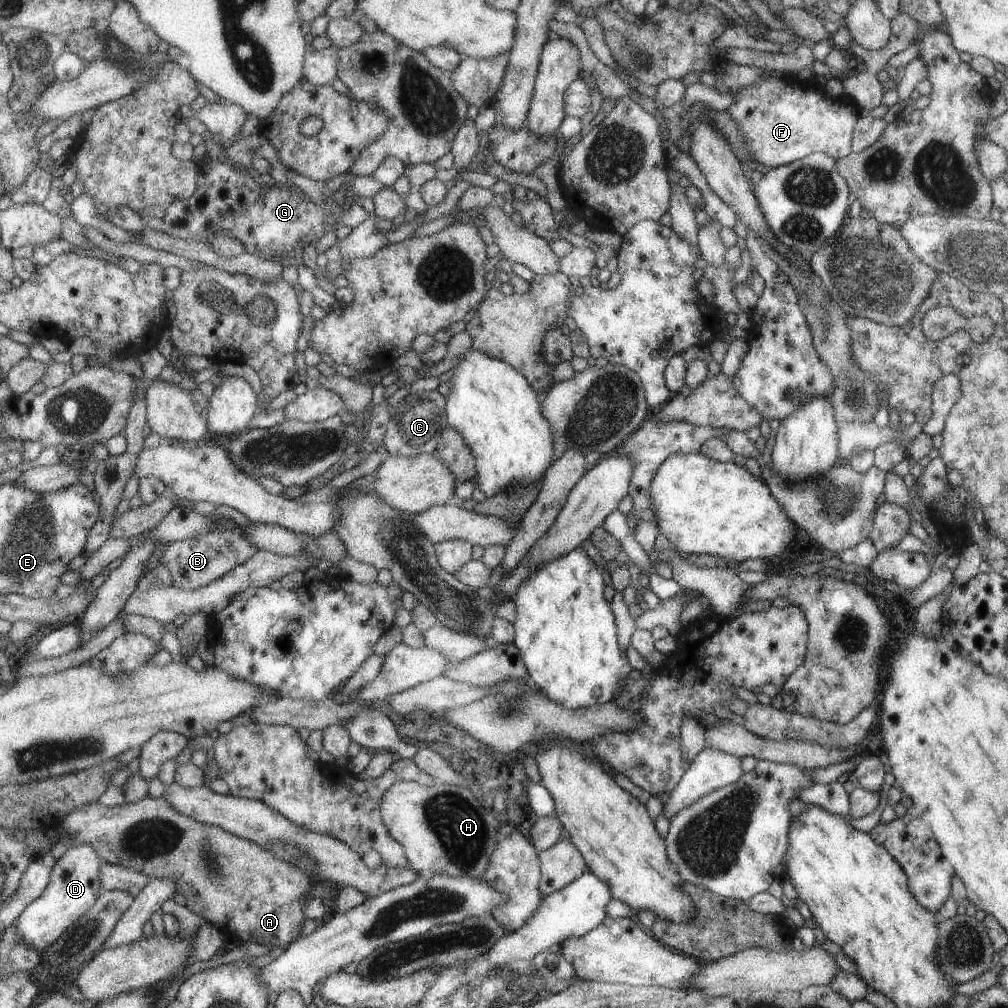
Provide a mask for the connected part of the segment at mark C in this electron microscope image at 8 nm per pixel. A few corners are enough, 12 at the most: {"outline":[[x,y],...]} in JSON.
{"outline":[[436,390],[388,406],[389,455],[435,454],[447,426]]}

